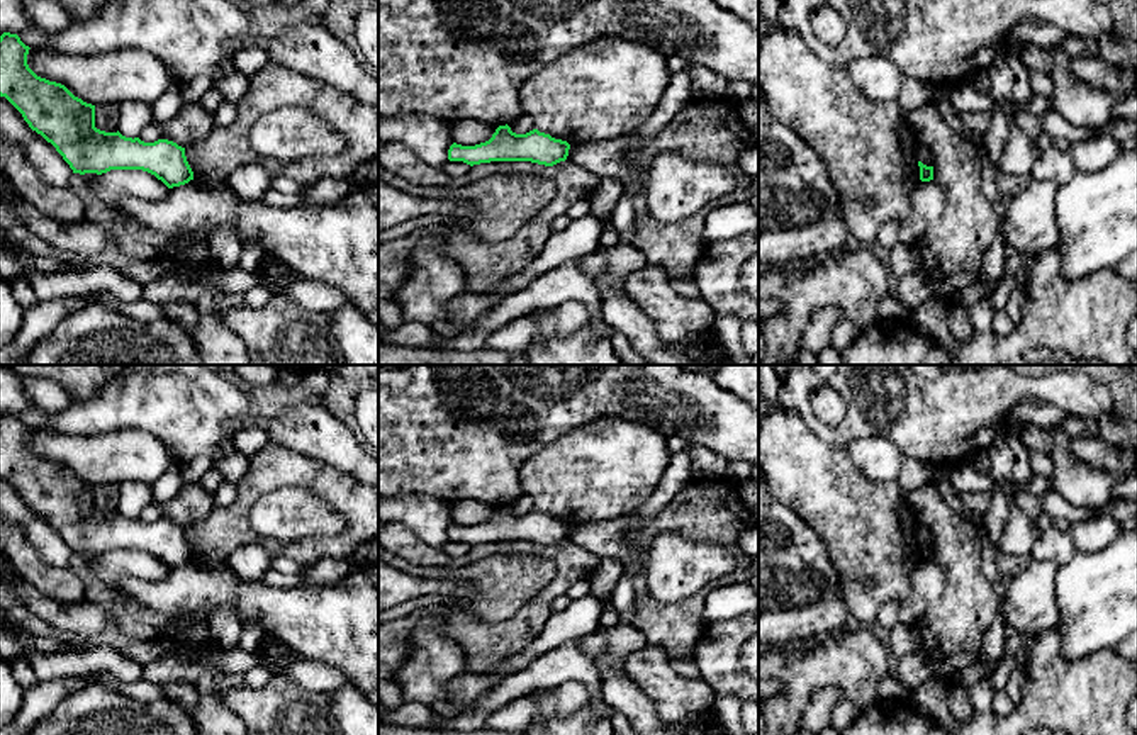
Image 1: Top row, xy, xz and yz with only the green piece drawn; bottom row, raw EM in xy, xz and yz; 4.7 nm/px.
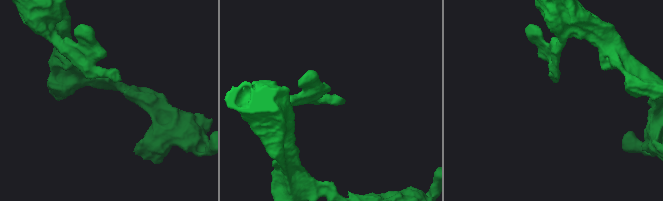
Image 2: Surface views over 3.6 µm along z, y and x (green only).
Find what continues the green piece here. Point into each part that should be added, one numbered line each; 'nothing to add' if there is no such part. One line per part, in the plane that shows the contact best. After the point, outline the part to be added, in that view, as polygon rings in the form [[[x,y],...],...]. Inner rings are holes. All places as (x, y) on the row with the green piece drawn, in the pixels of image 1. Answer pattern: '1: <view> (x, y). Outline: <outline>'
nothing to add

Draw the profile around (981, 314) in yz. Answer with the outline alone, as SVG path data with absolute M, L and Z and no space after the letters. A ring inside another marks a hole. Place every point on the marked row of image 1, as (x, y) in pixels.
M991 299L972 304L966 309L967 309L967 314L969 314L971 326L976 333L991 331L993 319L994 319L994 314L996 314L996 309L994 309Z

